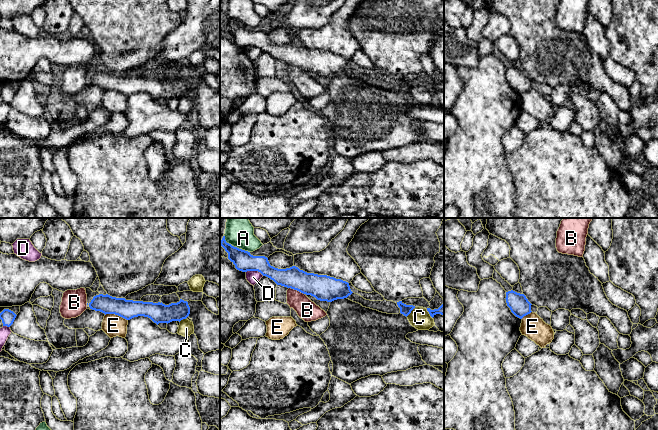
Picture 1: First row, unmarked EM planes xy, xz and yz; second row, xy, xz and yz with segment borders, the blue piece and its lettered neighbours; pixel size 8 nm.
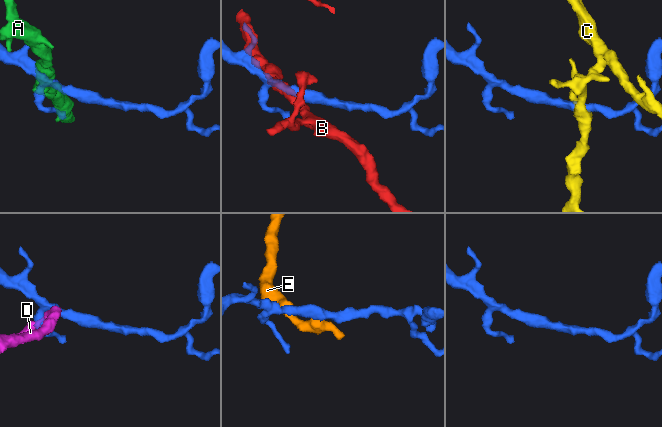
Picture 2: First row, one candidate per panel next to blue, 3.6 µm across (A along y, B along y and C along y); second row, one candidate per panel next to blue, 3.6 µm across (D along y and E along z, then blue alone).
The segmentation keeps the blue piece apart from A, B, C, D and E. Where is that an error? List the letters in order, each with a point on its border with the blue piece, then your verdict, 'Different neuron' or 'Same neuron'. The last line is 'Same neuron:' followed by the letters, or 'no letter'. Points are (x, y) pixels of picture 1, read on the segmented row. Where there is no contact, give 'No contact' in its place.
A: Touches blue at xz (235, 247). Different neuron
B: Touches blue at xz (297, 290). Different neuron
C: Touches blue at xz (410, 312). Different neuron
D: Touches blue at xz (255, 270). Different neuron
E: Touches blue at xy (116, 314). Different neuron
Same neuron: no letter

